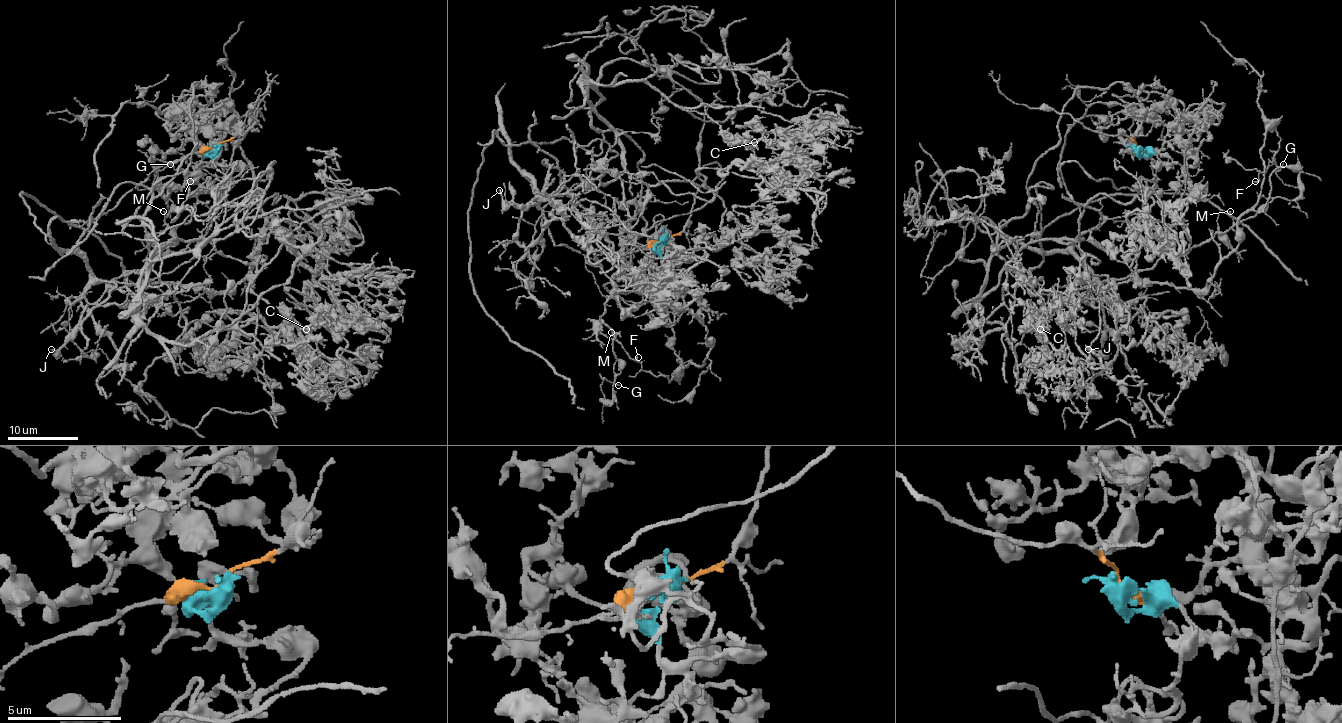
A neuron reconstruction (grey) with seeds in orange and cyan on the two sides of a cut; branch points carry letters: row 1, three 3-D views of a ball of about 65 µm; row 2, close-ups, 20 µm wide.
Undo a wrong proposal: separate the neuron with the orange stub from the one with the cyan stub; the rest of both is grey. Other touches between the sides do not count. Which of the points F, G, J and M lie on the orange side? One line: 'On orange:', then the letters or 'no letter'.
On orange: F, G, J, M

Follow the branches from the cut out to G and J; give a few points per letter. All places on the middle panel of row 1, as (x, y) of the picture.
G: (664, 239), (557, 246), (526, 175), (612, 286), (605, 399), (619, 384)
J: (664, 239), (631, 253), (585, 258), (552, 239), (527, 175), (534, 204), (512, 205), (499, 189)

